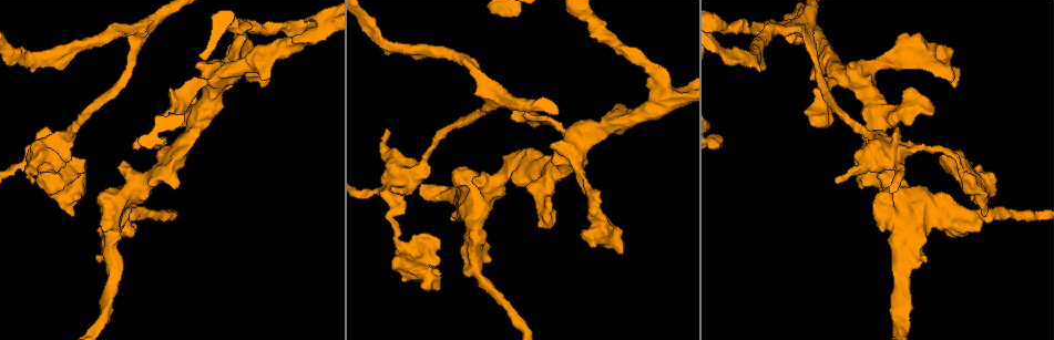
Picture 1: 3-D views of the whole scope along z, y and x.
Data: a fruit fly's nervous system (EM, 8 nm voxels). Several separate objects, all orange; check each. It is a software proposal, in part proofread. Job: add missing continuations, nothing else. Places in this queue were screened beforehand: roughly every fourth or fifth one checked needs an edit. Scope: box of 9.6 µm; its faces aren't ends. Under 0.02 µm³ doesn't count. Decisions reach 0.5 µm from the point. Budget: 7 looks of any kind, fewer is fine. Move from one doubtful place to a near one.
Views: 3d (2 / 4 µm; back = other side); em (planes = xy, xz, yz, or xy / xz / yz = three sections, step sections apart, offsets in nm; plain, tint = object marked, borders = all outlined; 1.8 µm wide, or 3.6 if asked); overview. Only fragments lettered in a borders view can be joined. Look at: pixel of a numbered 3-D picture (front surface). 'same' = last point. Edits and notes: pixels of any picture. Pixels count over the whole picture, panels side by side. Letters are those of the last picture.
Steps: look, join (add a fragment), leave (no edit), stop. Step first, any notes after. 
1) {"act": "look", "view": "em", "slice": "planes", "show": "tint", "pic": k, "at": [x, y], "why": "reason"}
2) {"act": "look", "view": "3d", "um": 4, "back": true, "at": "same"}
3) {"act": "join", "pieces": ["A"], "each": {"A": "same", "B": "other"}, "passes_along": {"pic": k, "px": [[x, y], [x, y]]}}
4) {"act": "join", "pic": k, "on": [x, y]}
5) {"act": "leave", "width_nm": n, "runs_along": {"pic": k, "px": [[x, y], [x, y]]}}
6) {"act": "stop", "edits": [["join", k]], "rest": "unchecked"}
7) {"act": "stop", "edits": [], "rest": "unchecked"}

{"act": "look", "view": "em", "slice": "yz", "step": 8, "show": "borders", "pic": 1, "at": [177, 187], "why": "branch stops here"}

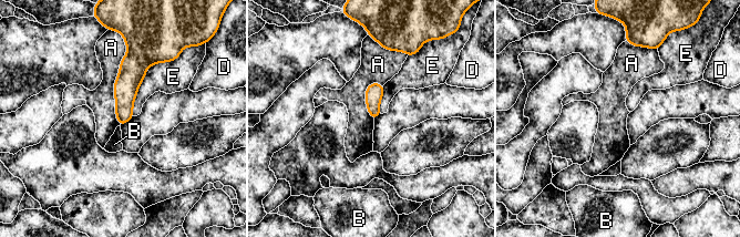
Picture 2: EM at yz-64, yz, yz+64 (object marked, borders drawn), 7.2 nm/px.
{"act": "look", "view": "em", "slice": "planes", "show": "borders", "at": "same", "why": "another direction"}

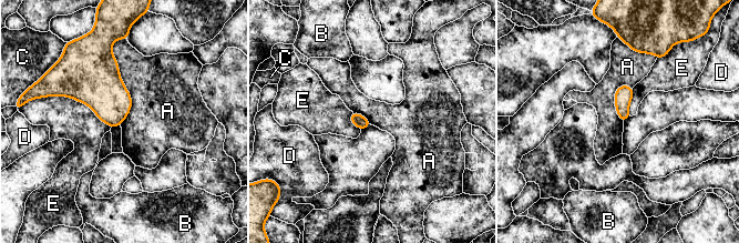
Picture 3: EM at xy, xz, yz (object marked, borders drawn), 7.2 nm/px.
{"act": "leave", "each": {"A": "other", "B": "other", "C": "other", "D": "other", "E": "other"}, "border": {"pic": 3, "px": [[111, 47], [131, 99], [121, 124]]}, "found": "none of them fits"}

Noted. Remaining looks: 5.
{"act": "look", "view": "em", "um": 3.6, "slice": "planes", "show": "plain", "pic": 1, "at": [418, 269], "why": "abrupt turn"}

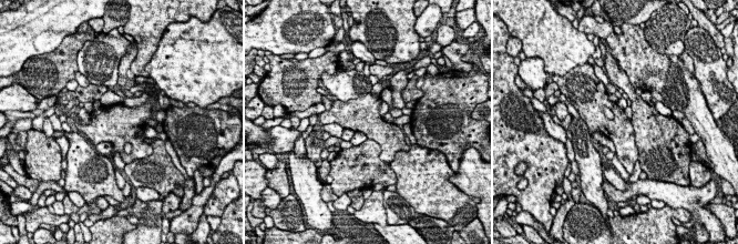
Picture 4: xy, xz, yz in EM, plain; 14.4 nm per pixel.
{"act": "look", "view": "em", "um": 3.6, "slice": "planes", "show": "borders", "at": "same", "why": "see the neighbours"}

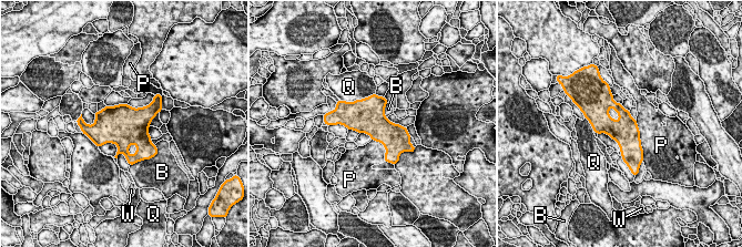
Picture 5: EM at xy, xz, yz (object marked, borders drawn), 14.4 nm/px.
{"act": "leave", "each": {"B": "other", "P": "other", "Q": "other", "W": "other"}, "border": {"pic": 5, "px": [[634, 120], [643, 155]]}, "found": "none of them fits"}

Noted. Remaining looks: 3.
{"act": "look", "view": "3d", "um": 4, "pic": 1, "at": [954, 87], "why": "free end"}

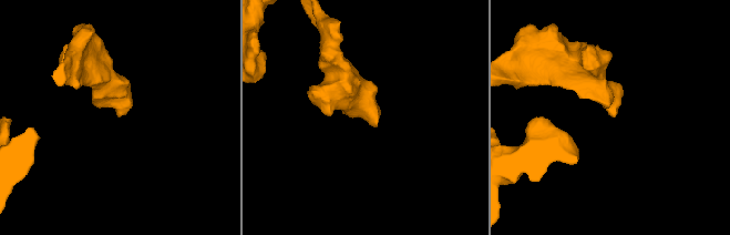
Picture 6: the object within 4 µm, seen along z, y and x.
{"act": "look", "view": "em", "slice": "planes", "show": "plain", "pic": 6, "at": [117, 111], "why": "now the EM"}

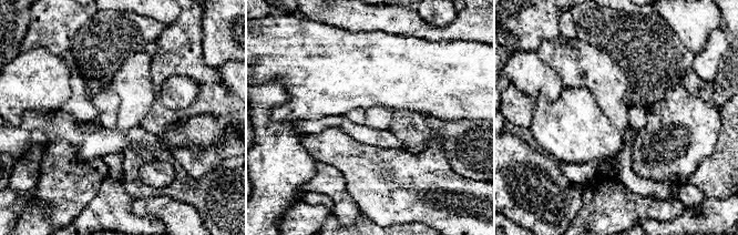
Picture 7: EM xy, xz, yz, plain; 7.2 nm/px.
{"act": "look", "view": "em", "slice": "planes", "show": "borders", "at": "same"}

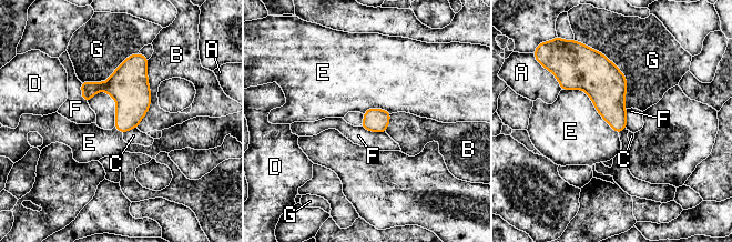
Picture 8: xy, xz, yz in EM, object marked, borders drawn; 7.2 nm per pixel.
{"act": "leave", "longest_contact_nm": ["G", 500], "each": {"A": "other", "B": "other", "C": "other", "D": "other", "E": "other", "F": "other", "G": "other"}, "border": {"pic": 8, "px": [[590, 47], [624, 76], [627, 108]]}, "found": "none of them fits"}

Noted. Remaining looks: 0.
{"act": "stop", "edits": [], "rest": "unchecked"}

